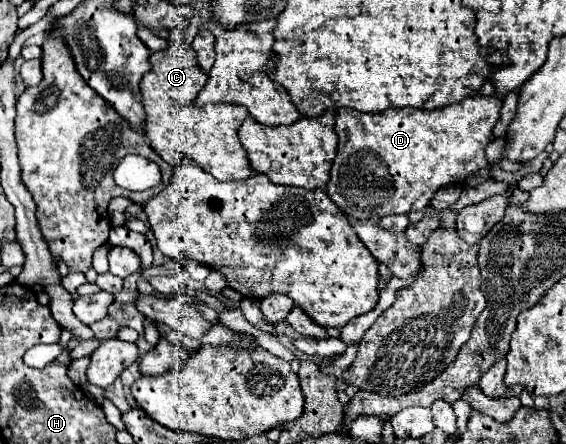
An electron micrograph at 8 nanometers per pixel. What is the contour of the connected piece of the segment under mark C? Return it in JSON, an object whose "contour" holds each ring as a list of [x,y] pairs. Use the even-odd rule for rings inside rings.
{"contour":[[[168,41],[168,49],[152,53],[150,63],[152,69],[140,81],[146,113],[142,135],[150,141],[150,147],[172,167],[178,167],[188,157],[218,181],[248,179],[252,171],[238,139],[238,127],[248,117],[248,111],[240,109],[240,105],[192,105],[198,89],[204,89],[208,75],[200,69],[194,49],[186,41]]]}

